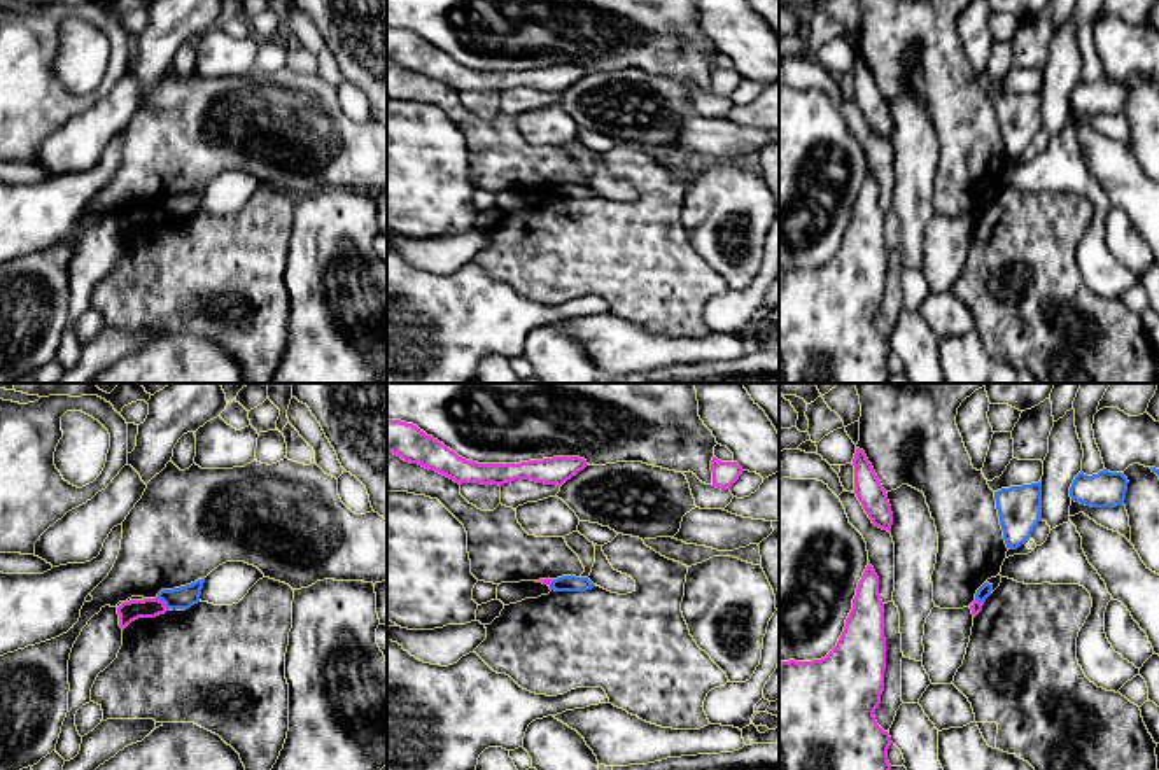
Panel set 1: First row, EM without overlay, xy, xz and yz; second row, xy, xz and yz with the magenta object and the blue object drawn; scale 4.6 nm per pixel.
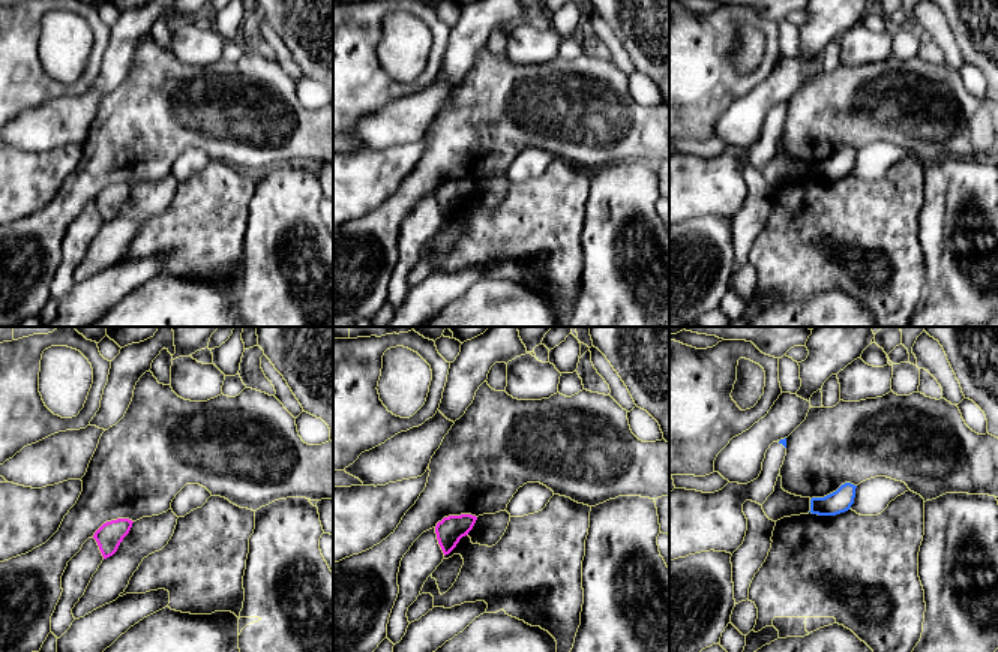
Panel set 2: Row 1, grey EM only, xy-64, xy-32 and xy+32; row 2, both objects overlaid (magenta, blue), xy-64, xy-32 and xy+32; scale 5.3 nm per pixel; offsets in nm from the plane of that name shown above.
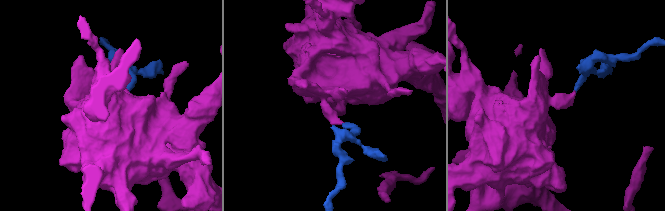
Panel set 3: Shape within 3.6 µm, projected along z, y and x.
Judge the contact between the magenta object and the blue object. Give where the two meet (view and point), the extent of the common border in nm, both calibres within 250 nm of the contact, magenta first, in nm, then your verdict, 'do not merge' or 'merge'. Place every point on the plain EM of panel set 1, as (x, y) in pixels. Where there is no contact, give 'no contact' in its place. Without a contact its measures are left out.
contact xy (163, 210); length 80 nm; calibres 100 and 100 nm; do not merge

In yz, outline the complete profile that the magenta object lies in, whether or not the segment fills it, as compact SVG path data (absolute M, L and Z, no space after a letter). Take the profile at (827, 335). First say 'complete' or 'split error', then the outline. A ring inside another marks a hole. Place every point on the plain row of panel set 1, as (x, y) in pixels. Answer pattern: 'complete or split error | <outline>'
complete | M868 170L837 254L821 268L779 270L779 383L888 383L893 350L874 324L884 278L884 212Z

